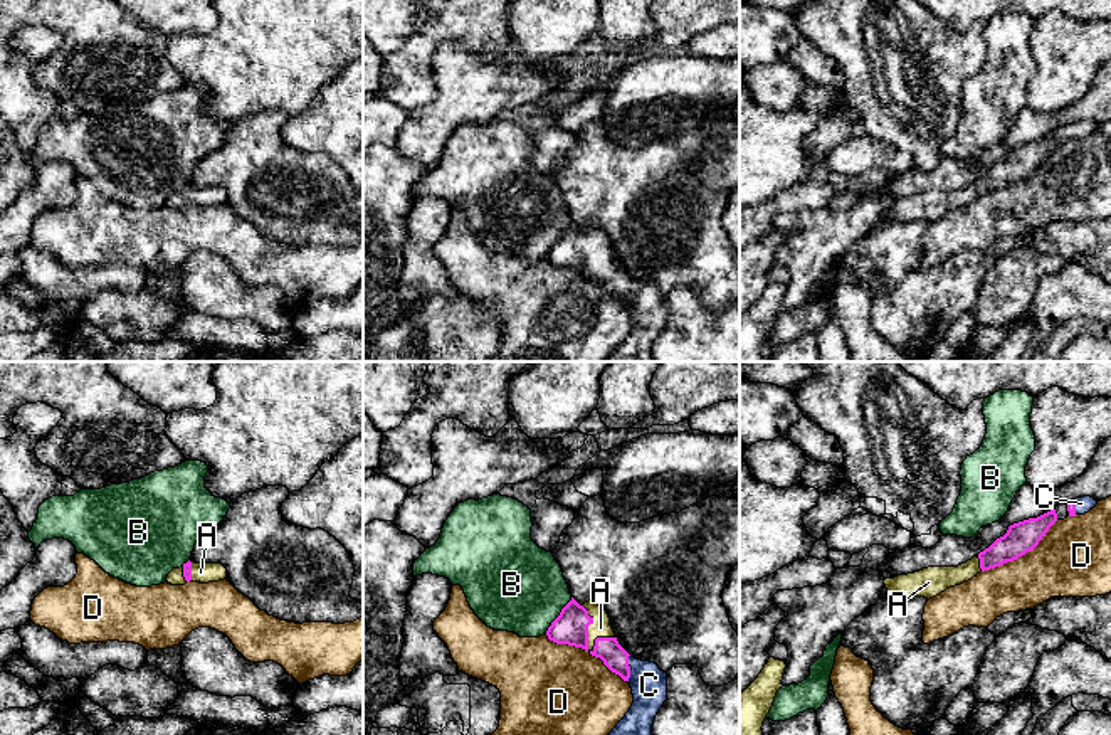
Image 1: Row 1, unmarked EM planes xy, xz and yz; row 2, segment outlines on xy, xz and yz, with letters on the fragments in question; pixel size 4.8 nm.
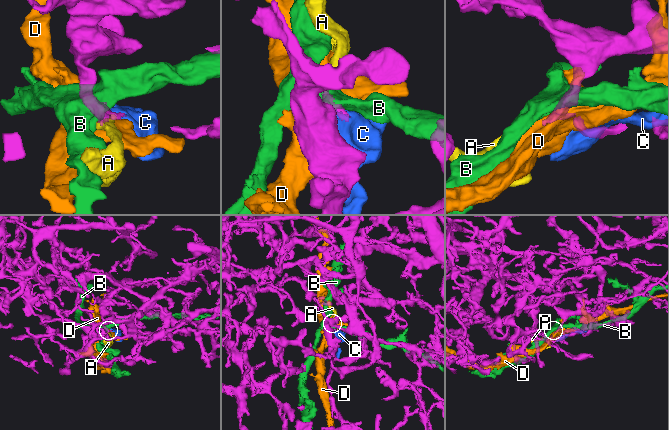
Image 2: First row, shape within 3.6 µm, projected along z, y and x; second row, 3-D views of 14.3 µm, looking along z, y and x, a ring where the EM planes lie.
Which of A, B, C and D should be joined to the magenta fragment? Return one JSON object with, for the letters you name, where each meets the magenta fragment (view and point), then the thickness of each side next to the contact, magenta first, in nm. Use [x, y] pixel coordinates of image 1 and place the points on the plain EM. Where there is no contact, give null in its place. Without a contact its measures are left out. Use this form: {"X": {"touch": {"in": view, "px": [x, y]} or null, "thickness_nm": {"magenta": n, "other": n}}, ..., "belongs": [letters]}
{"A": {"touch": {"in": "xz", "px": [587, 253]}, "thickness_nm": {"magenta": 160, "other": 90}}, "C": {"touch": {"in": "xz", "px": [629, 291]}, "thickness_nm": {"magenta": 120, "other": 180}}, "belongs": ["A", "C"]}

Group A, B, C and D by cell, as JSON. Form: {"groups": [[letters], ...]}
{"groups": [["A", "C"], ["B"], ["D"]]}

